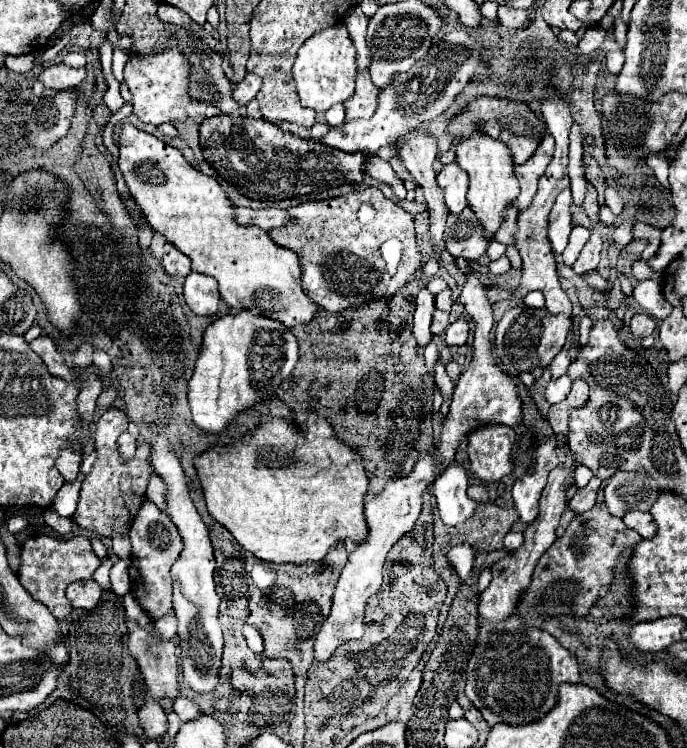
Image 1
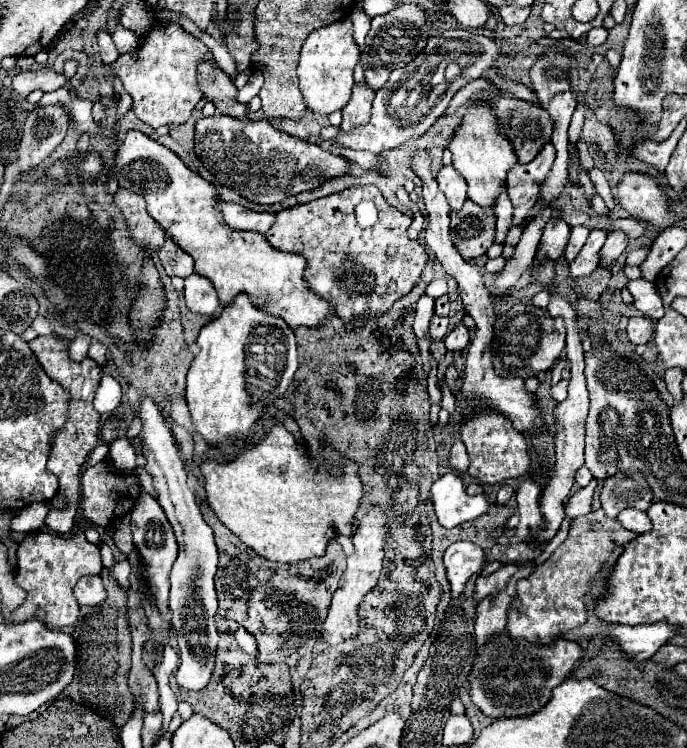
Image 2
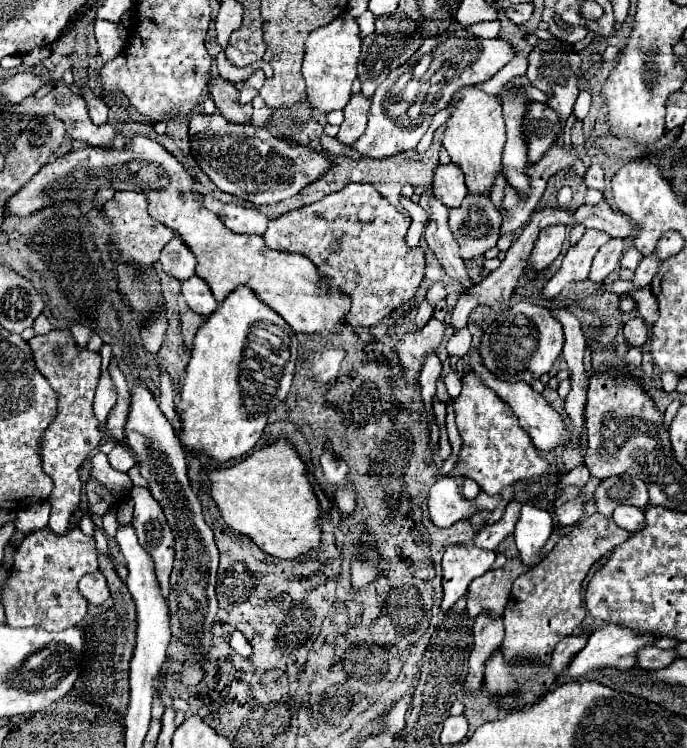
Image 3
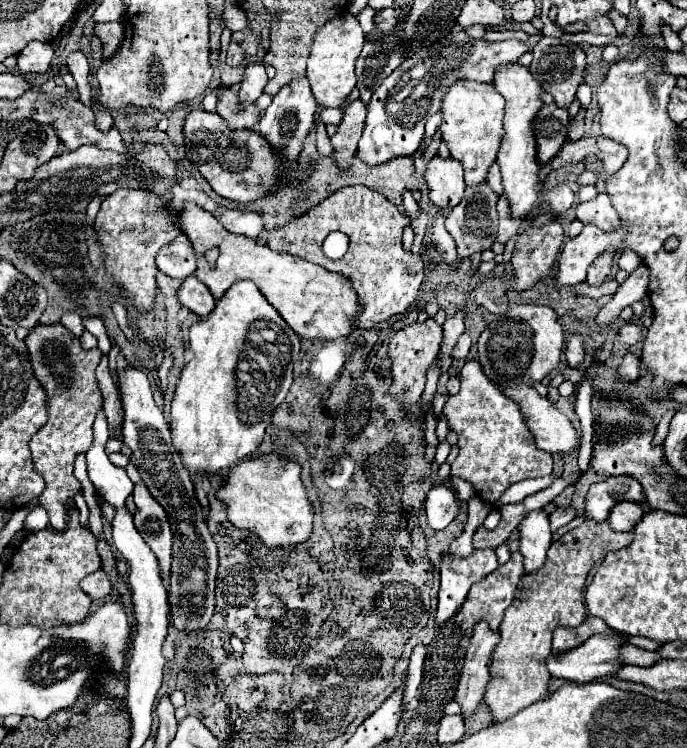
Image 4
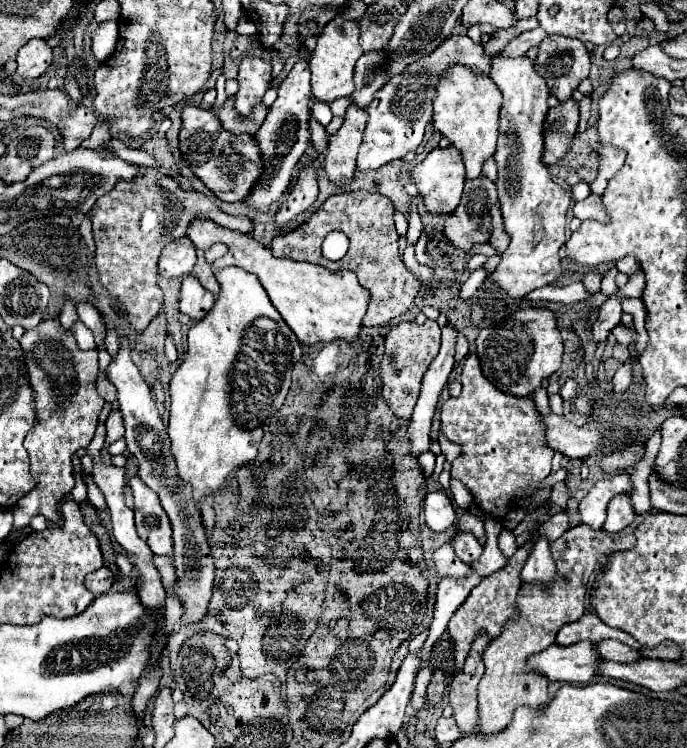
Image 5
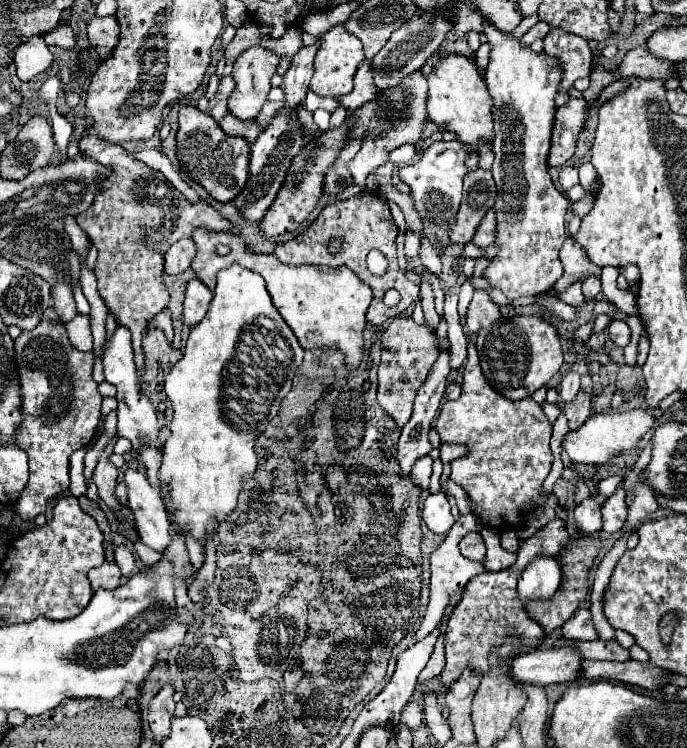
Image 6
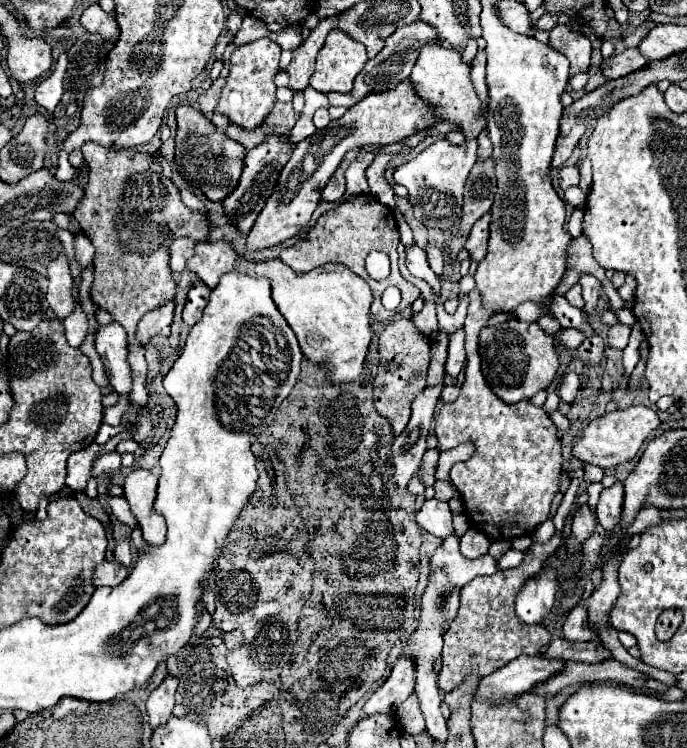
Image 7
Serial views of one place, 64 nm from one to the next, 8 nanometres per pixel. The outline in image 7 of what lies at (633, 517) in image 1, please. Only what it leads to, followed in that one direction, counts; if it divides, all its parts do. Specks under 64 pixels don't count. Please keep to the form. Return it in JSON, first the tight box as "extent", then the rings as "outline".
{"extent":[596,482,624,530],"outline":[[[622,482],[614,484],[612,488],[604,488],[596,506],[596,516],[598,522],[610,530],[614,528],[614,524],[620,518],[620,510],[622,510],[622,500],[624,500],[624,490],[622,490]]]}

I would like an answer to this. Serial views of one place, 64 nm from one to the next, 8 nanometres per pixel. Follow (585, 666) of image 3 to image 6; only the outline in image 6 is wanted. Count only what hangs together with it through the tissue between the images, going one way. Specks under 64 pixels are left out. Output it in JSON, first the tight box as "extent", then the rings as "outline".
{"extent":[510,648,582,686],"outline":[[[540,648],[520,654],[510,664],[510,678],[520,686],[548,686],[554,682],[574,682],[582,658],[572,648]]]}

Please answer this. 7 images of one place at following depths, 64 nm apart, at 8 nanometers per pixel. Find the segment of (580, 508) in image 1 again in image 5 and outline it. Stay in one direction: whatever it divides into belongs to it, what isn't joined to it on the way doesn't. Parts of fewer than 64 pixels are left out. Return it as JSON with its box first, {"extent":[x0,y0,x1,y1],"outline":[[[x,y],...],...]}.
{"extent":[538,512,568,542],"outline":[[[560,512],[560,514],[554,514],[548,522],[542,524],[538,536],[546,536],[548,542],[554,542],[554,540],[560,538],[566,530],[568,530],[568,514],[566,514],[566,512]]]}

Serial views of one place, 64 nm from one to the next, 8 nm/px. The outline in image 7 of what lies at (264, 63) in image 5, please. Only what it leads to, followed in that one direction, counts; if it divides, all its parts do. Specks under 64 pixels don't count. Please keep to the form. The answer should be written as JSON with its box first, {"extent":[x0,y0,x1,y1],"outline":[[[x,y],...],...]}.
{"extent":[214,38,282,130],"outline":[[[258,38],[250,44],[238,46],[232,52],[232,58],[228,62],[230,72],[226,76],[226,86],[222,88],[214,110],[224,114],[232,124],[236,124],[244,130],[258,128],[264,122],[264,118],[268,118],[268,112],[272,112],[274,104],[278,102],[274,76],[278,72],[280,52],[282,52],[282,48],[268,38]]]}

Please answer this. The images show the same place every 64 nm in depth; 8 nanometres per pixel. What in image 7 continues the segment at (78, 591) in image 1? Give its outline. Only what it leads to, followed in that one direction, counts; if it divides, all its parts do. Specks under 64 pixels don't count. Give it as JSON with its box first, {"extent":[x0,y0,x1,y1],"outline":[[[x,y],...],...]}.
{"extent":[94,560,128,586],"outline":[[[104,560],[94,574],[94,586],[118,586],[128,576],[128,568],[120,562]]]}

